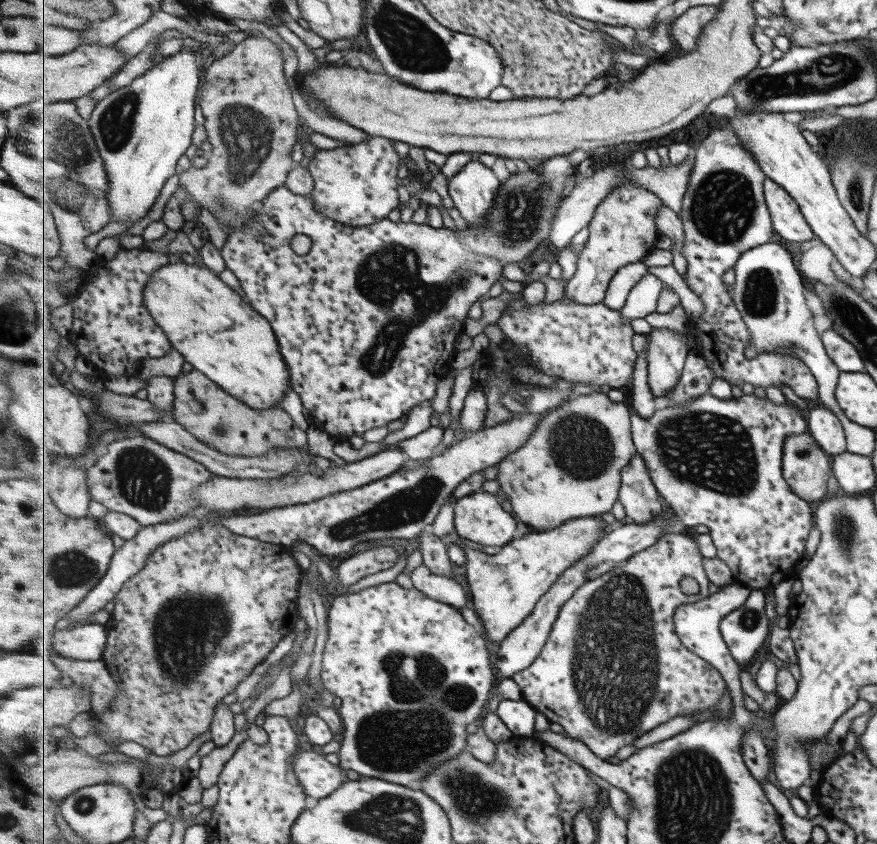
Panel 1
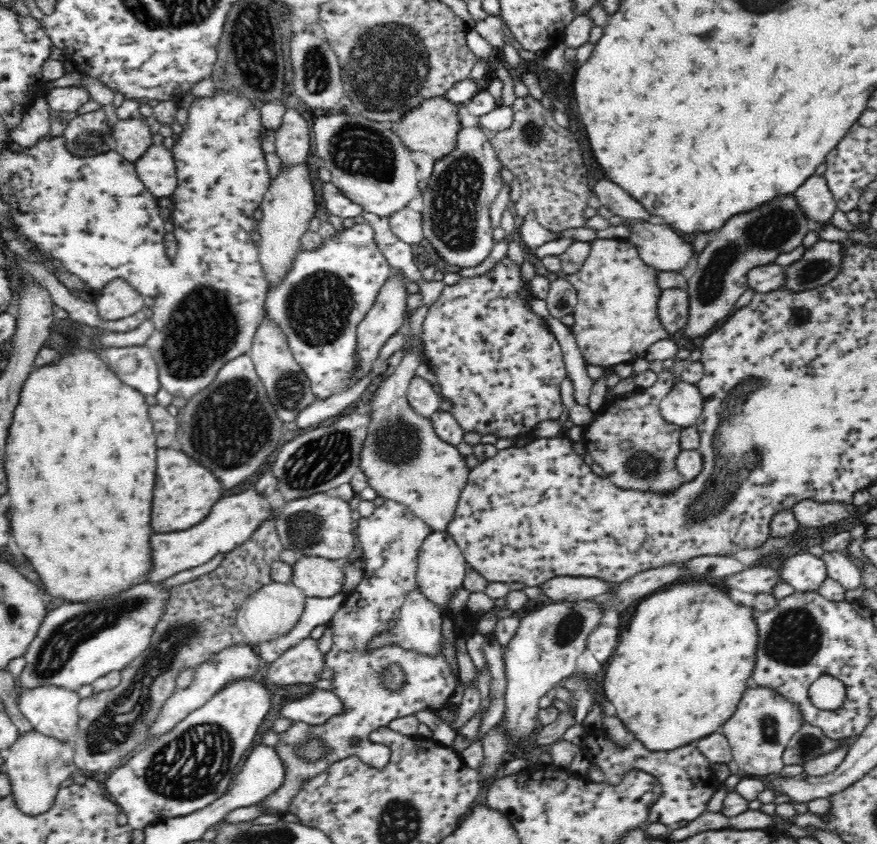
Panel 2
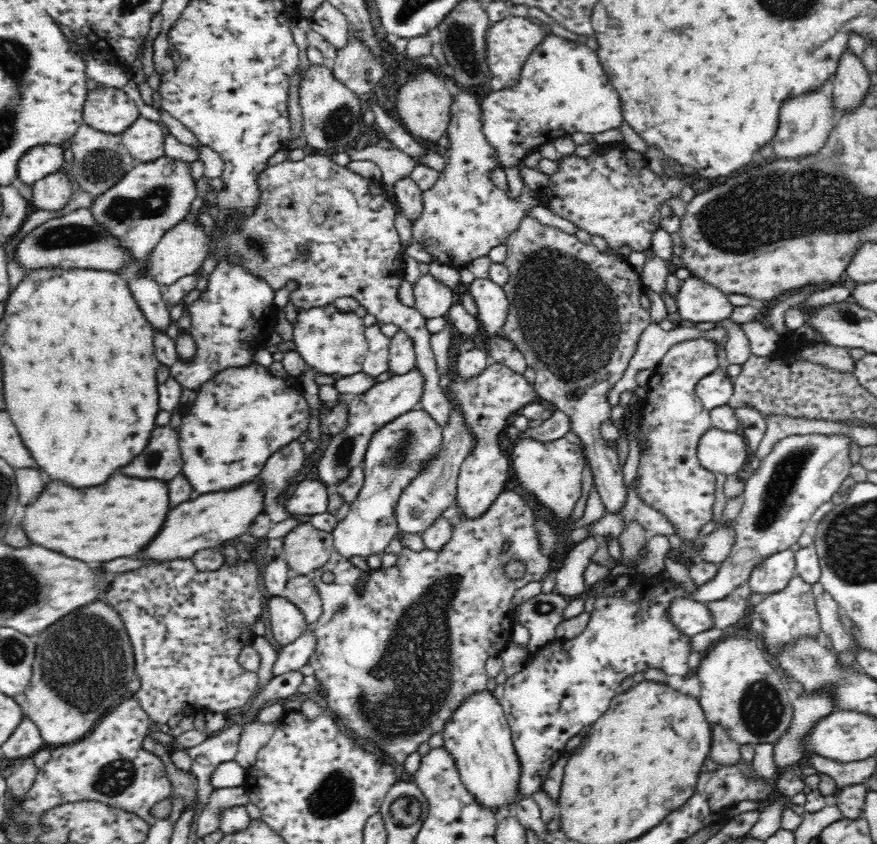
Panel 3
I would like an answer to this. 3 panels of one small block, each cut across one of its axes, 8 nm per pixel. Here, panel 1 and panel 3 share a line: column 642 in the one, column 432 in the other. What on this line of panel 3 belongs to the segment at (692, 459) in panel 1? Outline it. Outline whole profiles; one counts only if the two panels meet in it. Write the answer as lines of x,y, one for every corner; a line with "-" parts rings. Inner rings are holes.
412,409
380,428
372,437
362,467
365,479
358,496
350,503
344,520
337,523
331,533
337,554
347,559
364,558
382,553
399,534
394,517
400,491
414,478
423,464
438,452
442,438
442,425
424,409

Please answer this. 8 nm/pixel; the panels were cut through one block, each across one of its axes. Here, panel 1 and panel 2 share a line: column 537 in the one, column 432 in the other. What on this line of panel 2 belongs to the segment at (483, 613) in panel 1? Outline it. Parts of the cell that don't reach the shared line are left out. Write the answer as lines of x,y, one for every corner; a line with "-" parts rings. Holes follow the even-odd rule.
434,531
420,546
418,571
416,572
417,589
430,603
434,603
440,609
442,616
448,615
451,612
448,609
450,598
458,588
463,586
468,567
465,557
453,537
447,531

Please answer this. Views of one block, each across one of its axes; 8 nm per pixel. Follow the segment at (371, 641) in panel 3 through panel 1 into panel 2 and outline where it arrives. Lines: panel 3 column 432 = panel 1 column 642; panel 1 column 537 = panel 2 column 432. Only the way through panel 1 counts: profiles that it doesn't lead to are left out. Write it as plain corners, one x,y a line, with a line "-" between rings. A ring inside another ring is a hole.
386,499
382,506
375,507
370,517
362,517
358,520
358,528
356,528
355,534
358,536
359,544
364,549
364,557
366,558
364,580
356,586
356,590
345,593
345,602
340,607
340,610
337,610
329,620
333,632
333,645
326,654
326,668
330,668
333,671
333,677
330,679
333,684
331,691
344,701
345,711
341,715
330,717
324,724
319,725
306,724
306,722
300,722
300,720
293,721
286,731
279,734
280,740
275,746
275,751
278,753
278,757
282,759
282,762
285,763
285,782
275,793
268,796
266,800
256,804
260,808
266,808
268,819
264,820
270,820
271,815
278,814
278,812
281,814
287,813
286,808
295,798
296,790
300,788
300,782
304,782
310,776
316,776
318,772
326,770
334,760
357,756
368,766
377,769
384,768
391,758
391,748
388,748
385,744
372,742
369,739
370,733
378,728
387,727
390,724
390,720
394,720
394,718
412,715
414,712
418,712
418,710
431,710
434,712
434,710
444,708
444,706
449,704
449,699
457,688
459,679
443,656
429,658
429,656
424,654
416,654
401,649
398,645
383,646
382,648
374,649
368,654
364,651
366,642
374,634
384,632
384,630
388,630
388,628
396,624
401,606
408,598
408,594
417,589
416,572
418,571
420,546
433,532
433,529
412,514
408,507
390,499
-
393,663
400,665
405,674
405,685
398,692
384,689
380,685
380,675
378,675
-
354,738
357,739
355,744
351,743
351,740
-
310,741
316,741
322,747
322,754
318,758
305,758
305,756
299,754
299,748

